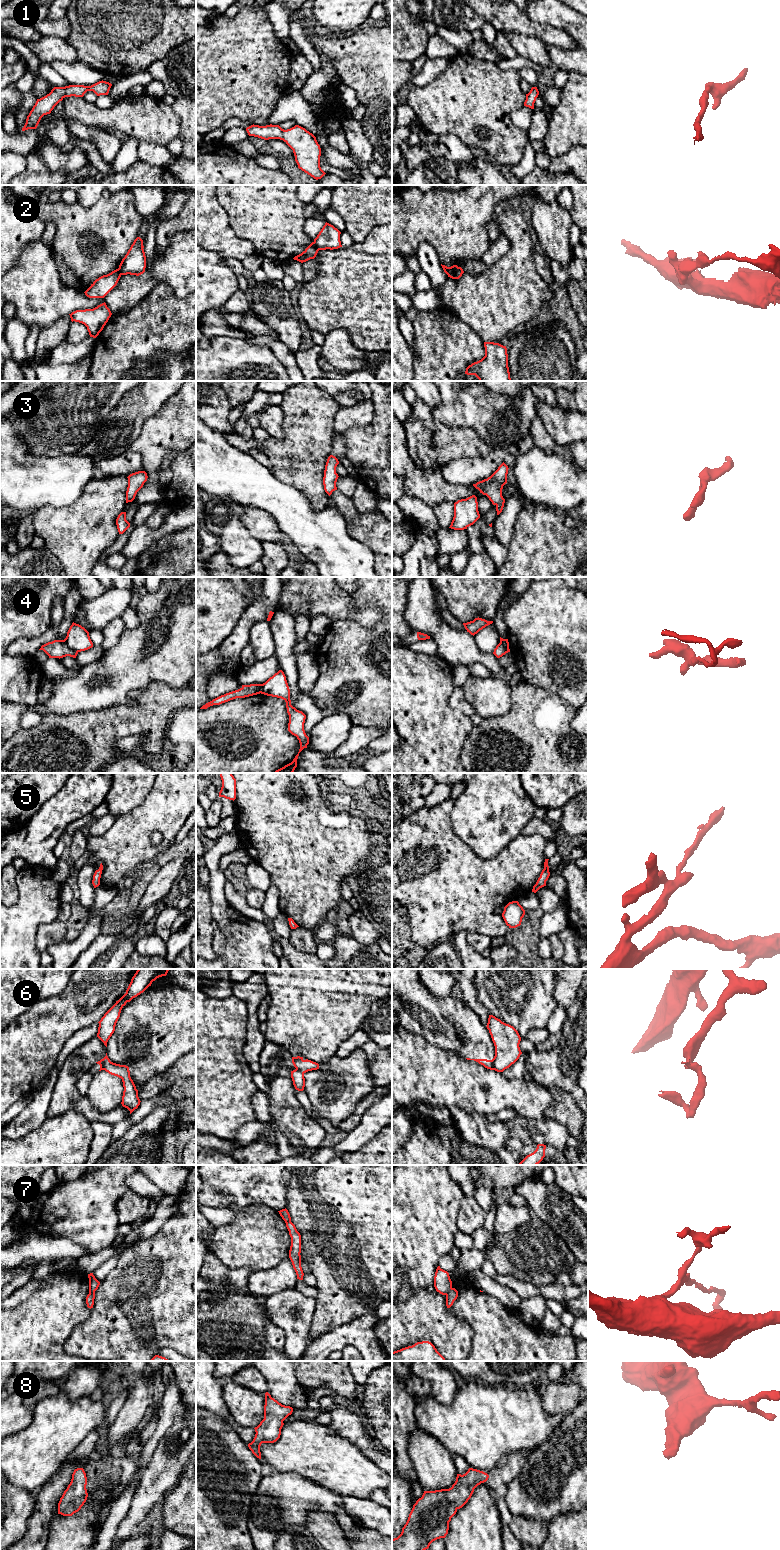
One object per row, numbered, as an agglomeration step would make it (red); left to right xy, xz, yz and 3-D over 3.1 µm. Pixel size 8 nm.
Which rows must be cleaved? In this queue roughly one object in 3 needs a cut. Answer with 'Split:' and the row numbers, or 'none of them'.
Split: 2, 4, 6, 7

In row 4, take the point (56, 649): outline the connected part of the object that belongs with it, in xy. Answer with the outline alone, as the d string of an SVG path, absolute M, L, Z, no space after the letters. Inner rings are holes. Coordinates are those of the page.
M54 640L41 646L39 650L43 650L49 658L63 658L70 656L76 658L78 652L70 649L64 640Z

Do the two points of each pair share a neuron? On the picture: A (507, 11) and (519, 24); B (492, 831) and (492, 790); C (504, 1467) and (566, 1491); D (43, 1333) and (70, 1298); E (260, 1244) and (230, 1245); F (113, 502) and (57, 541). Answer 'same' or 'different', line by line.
A: same
B: same
C: different
D: same
E: same
F: same

